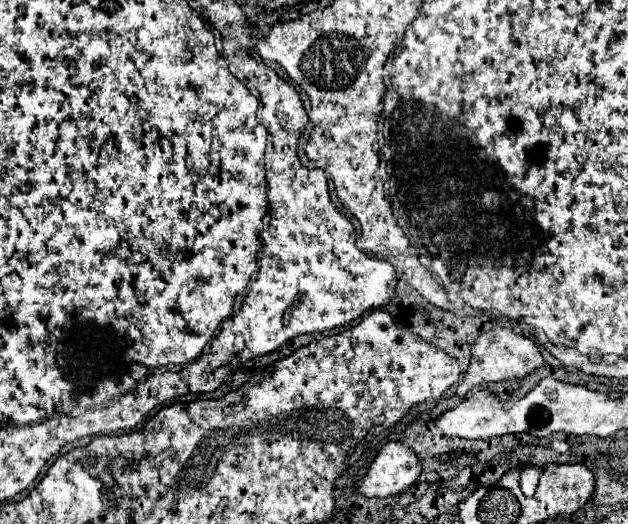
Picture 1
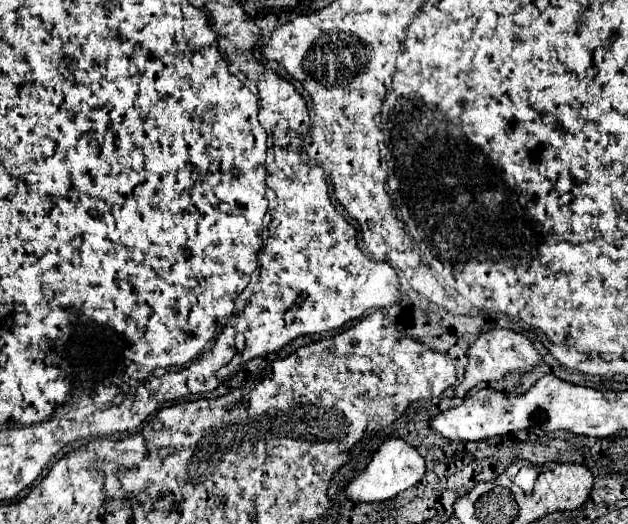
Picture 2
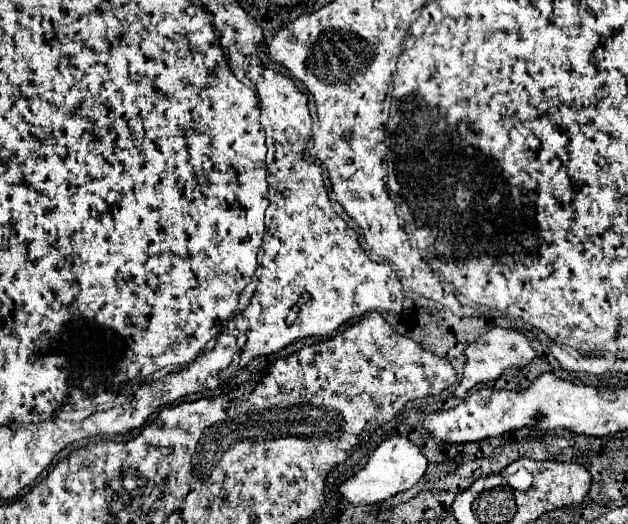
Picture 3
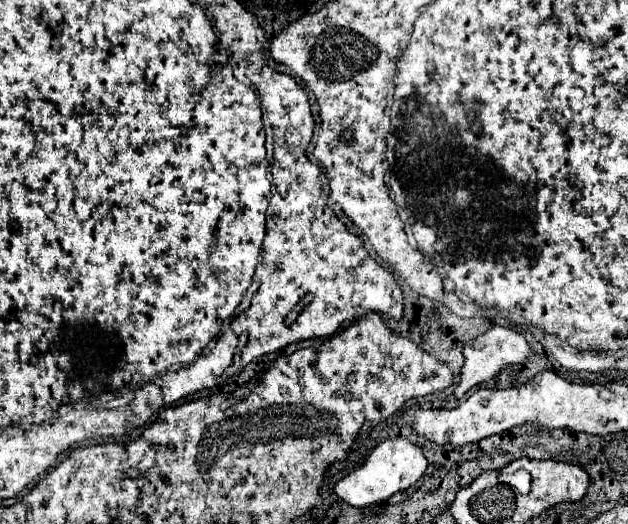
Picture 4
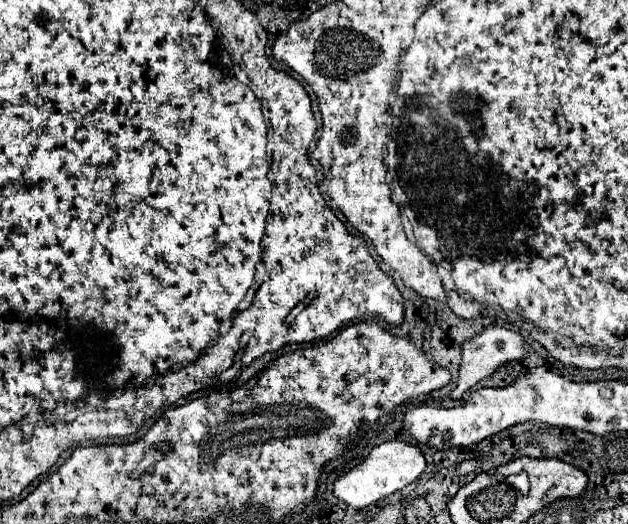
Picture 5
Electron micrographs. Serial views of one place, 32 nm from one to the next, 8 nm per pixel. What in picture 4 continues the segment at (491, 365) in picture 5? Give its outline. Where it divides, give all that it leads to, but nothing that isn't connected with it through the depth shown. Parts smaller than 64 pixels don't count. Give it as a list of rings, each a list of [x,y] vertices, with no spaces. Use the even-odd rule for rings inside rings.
[[[492,326],[488,332],[484,332],[482,336],[478,336],[476,340],[468,342],[464,346],[464,366],[462,366],[462,376],[460,376],[460,384],[454,390],[456,398],[462,398],[470,388],[474,388],[480,382],[492,380],[496,378],[506,366],[524,366],[524,362],[532,356],[532,350],[526,342],[526,338],[510,328],[502,328],[502,326]]]

